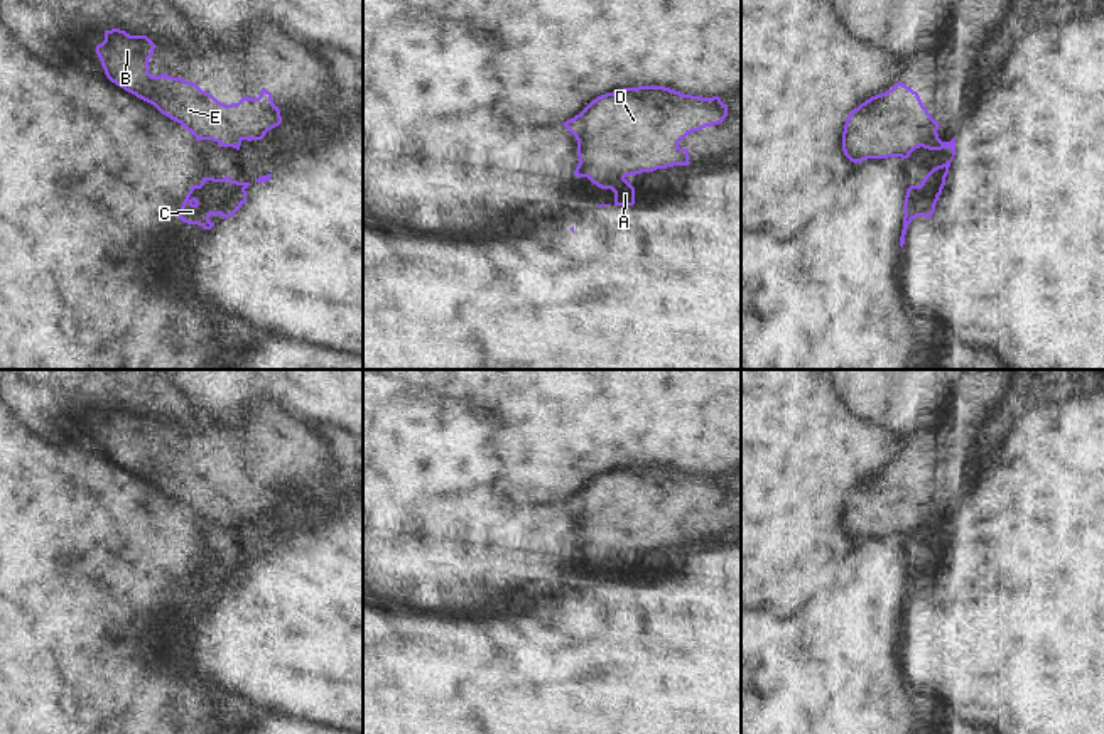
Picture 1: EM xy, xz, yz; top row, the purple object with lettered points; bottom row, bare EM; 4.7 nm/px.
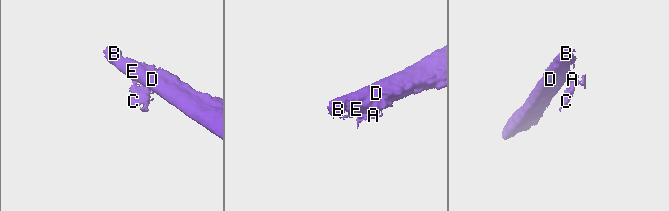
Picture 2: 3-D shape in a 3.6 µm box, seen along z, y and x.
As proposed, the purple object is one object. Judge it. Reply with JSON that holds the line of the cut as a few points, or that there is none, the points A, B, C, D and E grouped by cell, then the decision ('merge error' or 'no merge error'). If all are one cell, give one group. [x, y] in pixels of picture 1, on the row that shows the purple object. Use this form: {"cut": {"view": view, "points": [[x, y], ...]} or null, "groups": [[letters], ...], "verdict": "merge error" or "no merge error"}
{"cut": {"view": "xz", "points": [[623, 176], [611, 172], [600, 186]]}, "groups": [["A", "C"], ["B", "D", "E"]], "verdict": "merge error"}

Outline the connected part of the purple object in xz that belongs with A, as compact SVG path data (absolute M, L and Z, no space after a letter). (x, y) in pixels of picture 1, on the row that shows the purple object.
M618 172L609 174L601 189L611 189L614 192L614 206L635 204L635 187Z

